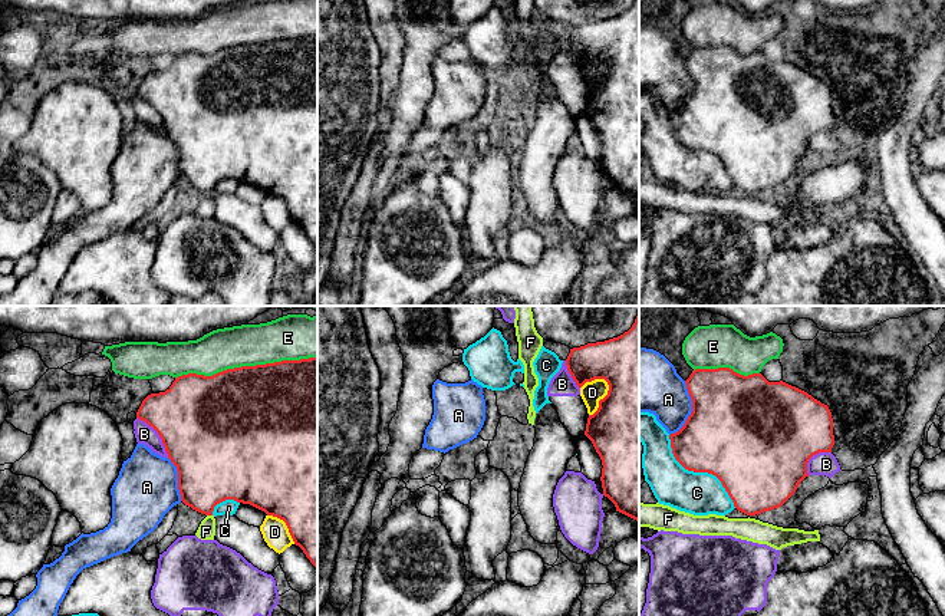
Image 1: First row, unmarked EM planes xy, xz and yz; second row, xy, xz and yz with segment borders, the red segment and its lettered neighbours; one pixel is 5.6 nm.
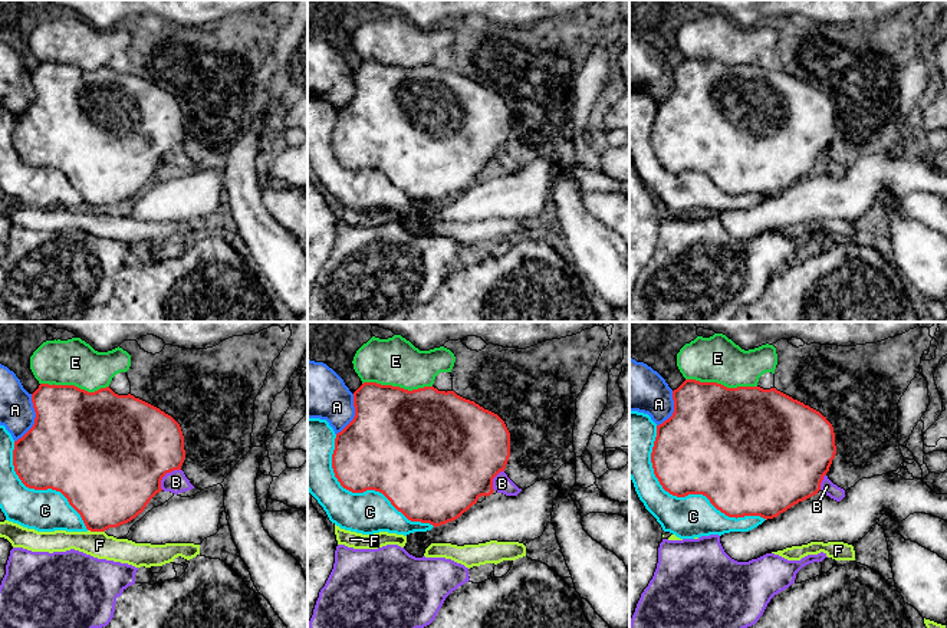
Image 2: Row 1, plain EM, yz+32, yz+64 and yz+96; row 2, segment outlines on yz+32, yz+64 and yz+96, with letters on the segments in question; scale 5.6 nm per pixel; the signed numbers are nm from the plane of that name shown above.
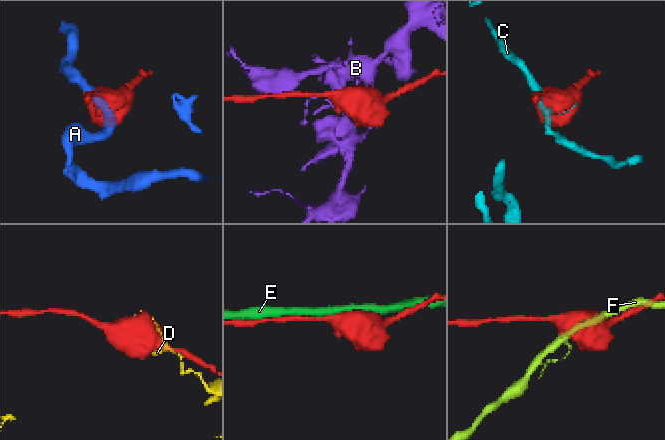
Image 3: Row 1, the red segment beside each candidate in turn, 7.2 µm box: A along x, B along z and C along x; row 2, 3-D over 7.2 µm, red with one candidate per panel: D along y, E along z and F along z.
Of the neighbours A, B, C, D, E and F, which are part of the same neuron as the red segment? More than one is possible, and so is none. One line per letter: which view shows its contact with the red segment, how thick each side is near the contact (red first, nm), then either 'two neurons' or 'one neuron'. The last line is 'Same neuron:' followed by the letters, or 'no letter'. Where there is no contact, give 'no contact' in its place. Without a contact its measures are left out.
A: meets red in yz; 500 nm thick on the red side, 280 nm on the other; two neurons
B: meets red in xy; 480 nm thick on the red side, 110 nm on the other; two neurons
C: meets red in yz; 460 nm thick on the red side, 240 nm on the other; two neurons
D: meets red in xz; 500 nm thick on the red side, 120 nm on the other; two neurons
E: meets red in xy; 500 nm thick on the red side, 240 nm on the other; two neurons
F: meets red in xy; 380 nm thick on the red side, 100 nm on the other; two neurons
Same neuron: no letter

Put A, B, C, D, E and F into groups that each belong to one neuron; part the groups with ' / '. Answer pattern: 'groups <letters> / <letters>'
groups A / B / C / D / E / F

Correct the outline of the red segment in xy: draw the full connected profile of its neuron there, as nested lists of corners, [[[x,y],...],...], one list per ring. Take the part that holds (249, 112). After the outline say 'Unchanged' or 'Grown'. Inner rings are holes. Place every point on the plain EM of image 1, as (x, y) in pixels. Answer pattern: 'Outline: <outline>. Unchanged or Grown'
Outline: [[[317,36],[300,39],[281,39],[256,45],[241,45],[218,50],[213,55],[188,52],[175,56],[172,63],[159,72],[148,73],[136,96],[152,105],[162,118],[171,141],[178,149],[178,168],[181,179],[192,188],[213,194],[214,185],[225,178],[250,182],[267,194],[283,198],[296,224],[299,224],[310,241],[317,247]]]. Unchanged

